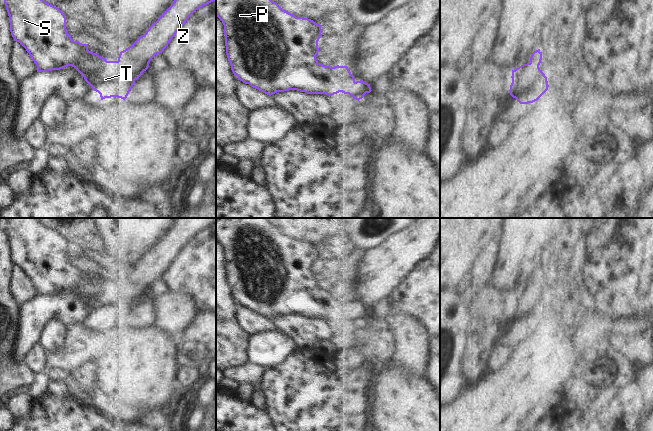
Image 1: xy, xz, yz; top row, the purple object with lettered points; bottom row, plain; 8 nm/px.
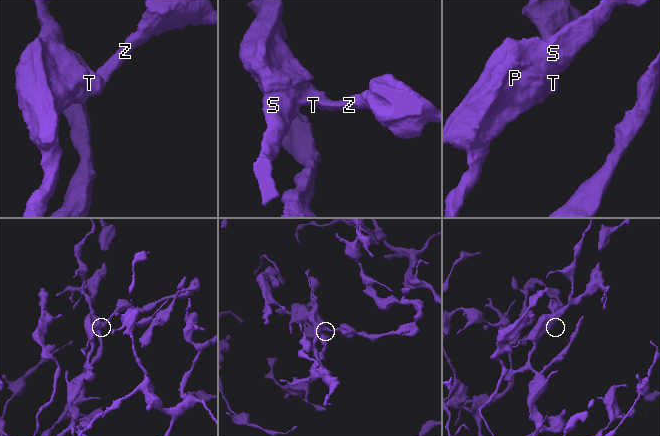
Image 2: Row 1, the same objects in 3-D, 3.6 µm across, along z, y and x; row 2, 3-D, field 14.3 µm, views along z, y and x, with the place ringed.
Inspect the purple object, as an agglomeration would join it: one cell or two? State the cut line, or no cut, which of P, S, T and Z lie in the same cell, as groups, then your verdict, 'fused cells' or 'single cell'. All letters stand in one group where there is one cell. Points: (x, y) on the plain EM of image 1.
no cut | P S T Z | single cell

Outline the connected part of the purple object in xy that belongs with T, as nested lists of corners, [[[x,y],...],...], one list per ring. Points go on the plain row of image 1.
[[[9,218],[4,227],[9,240],[10,256],[29,277],[37,296],[74,291],[100,318],[101,324],[117,321],[125,324],[135,305],[146,295],[152,282],[164,275],[178,254],[199,232],[216,224],[216,218],[178,218],[171,230],[131,270],[121,275],[117,285],[107,285],[88,274],[88,268],[74,265],[66,253],[63,236],[36,218]]]

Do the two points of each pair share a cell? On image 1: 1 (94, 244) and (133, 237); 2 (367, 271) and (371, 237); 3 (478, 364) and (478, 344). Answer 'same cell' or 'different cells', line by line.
1: different cells
2: different cells
3: same cell

